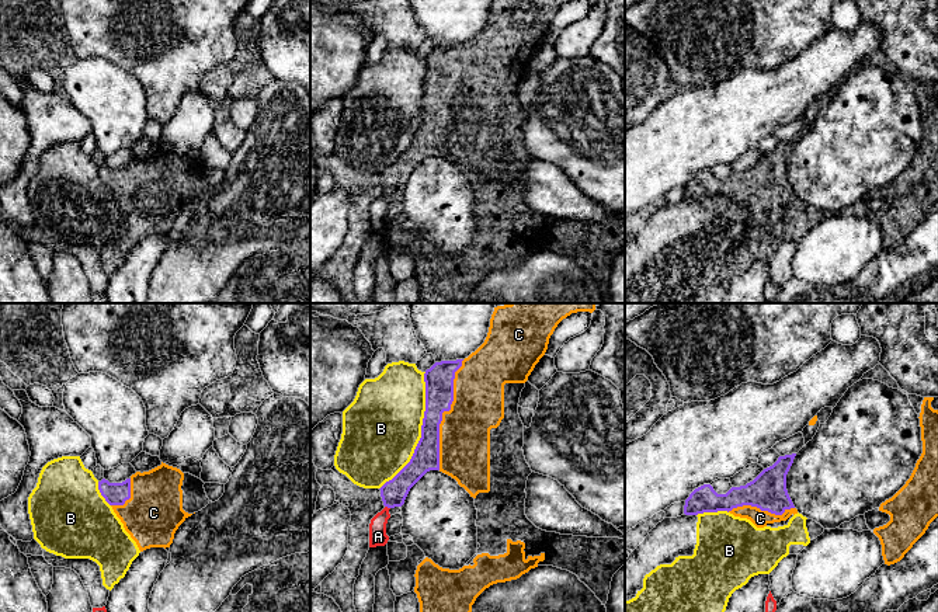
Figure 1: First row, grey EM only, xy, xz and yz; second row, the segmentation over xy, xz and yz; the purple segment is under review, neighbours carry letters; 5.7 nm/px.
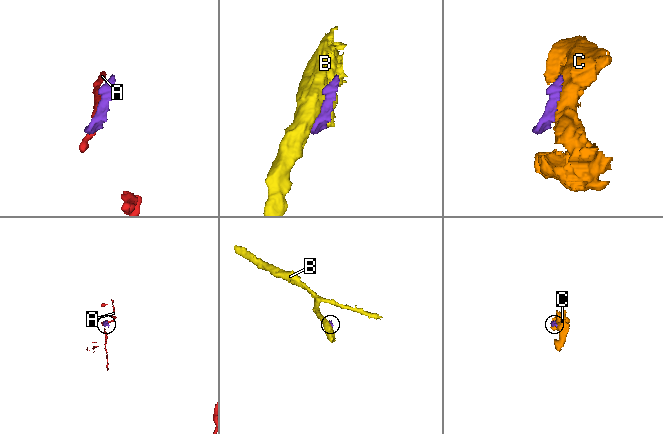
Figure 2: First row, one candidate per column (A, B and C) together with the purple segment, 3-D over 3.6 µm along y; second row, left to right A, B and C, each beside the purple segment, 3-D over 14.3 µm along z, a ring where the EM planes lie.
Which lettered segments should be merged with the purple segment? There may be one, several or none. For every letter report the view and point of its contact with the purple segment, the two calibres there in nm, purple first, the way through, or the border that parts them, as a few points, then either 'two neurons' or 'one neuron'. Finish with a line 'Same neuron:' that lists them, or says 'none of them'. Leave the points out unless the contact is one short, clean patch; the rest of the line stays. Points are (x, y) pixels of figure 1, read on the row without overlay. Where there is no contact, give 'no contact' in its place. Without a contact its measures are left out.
A: xz (388, 193) | 150/100 nm | along xz (385, 191), (389, 194) | two neurons
B: xz (421, 117) | 160/440 nm | two neurons
C: xz (443, 97) | 160/300 nm | one neuron
Same neuron: C

